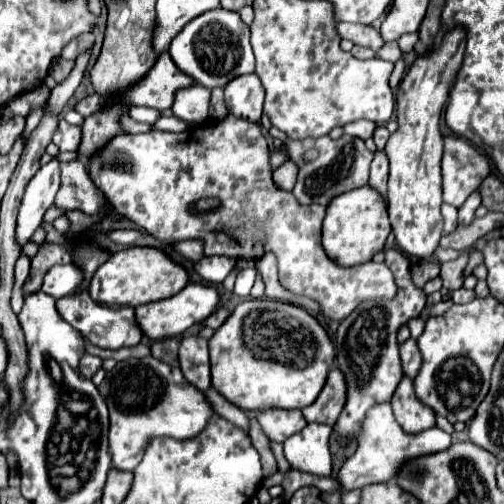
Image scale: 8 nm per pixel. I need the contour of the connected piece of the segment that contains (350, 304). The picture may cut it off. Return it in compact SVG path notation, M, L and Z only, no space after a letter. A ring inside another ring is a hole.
M227 112L227 116L223 120L213 120L209 118L207 122L201 122L201 124L193 124L189 130L185 132L143 132L143 134L117 134L115 138L111 138L103 148L99 148L91 158L89 158L89 176L91 180L95 182L95 186L105 194L105 198L125 216L129 218L131 222L135 222L141 230L149 232L151 236L155 236L157 240L161 242L177 242L177 240L203 240L205 248L203 248L203 254L205 256L213 256L213 254L221 254L221 256L229 256L229 258L263 258L267 252L273 252L277 256L277 266L279 266L279 282L285 290L289 290L291 294L297 294L297 296L307 296L311 300L315 300L319 306L321 306L321 312L331 318L331 320L337 320L341 322L343 318L347 318L357 306L359 302L367 300L367 298L393 298L395 296L395 280L393 280L393 274L391 270L385 266L385 264L377 264L377 262L367 262L367 264L359 264L355 268L343 268L339 264L335 264L333 260L327 258L323 246L321 246L321 222L325 218L325 208L323 206L299 206L299 202L295 202L295 196L291 192L285 192L285 190L279 190L273 182L271 182L271 162L269 162L269 144L267 144L267 138L263 136L261 132L261 126L259 124L253 124L253 122L247 122L243 118L237 118L233 116L231 112ZM205 196L215 196L215 198L221 198L221 208L219 210L213 210L209 214L191 214L189 212L189 204L205 198Z

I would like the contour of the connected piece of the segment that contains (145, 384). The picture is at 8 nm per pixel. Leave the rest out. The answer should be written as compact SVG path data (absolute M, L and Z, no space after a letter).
M153 356L117 362L117 366L107 372L99 392L105 396L109 406L109 450L113 456L113 466L119 470L135 470L151 438L195 438L195 434L199 434L199 430L203 430L207 420L213 416L203 392L191 386L179 368L173 368Z

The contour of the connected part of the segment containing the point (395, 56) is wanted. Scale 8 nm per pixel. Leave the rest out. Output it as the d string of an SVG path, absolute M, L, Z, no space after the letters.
M396 41L386 42L376 53L376 57L395 63L402 57L402 52Z

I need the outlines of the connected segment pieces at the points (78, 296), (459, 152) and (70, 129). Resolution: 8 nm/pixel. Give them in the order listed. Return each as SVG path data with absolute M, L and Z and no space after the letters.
M79 290L71 296L57 300L57 312L65 322L69 322L75 330L79 330L93 346L105 350L119 350L125 346L135 346L141 342L143 334L139 334L139 326L135 326L135 312L133 308L107 308L89 298L85 290Z
M445 138L443 202L461 208L471 192L491 174L491 160L465 138Z
M61 120L55 134L53 134L53 142L57 144L57 148L61 152L65 150L77 150L79 142L81 142L81 128L79 126L71 126L69 122Z

